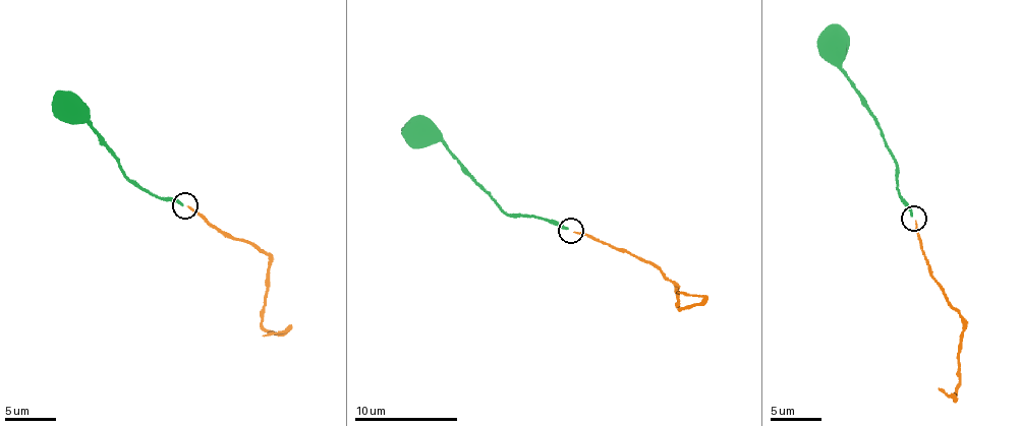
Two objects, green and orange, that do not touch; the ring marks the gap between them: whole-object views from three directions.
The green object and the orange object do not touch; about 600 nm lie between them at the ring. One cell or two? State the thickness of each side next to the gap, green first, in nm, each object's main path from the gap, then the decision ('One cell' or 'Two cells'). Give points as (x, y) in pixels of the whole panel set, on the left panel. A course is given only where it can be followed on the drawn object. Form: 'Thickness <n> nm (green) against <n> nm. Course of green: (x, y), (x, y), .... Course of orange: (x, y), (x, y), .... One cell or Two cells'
Thickness 200 nm (green) against 150 nm. Course of green: (181, 205), (163, 200), (127, 177), (112, 148), (92, 125), (77, 118), (66, 108), (68, 104). Course of orange: (186, 206), (269, 257), (262, 324), (276, 333), (284, 331), (264, 335). One cell

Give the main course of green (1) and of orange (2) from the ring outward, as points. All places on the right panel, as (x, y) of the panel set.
1: (912, 217), (901, 199), (895, 160), (876, 118), (839, 60), (842, 46), (834, 40)
2: (916, 221), (929, 270), (944, 299), (962, 321), (958, 384), (952, 398), (938, 387)

